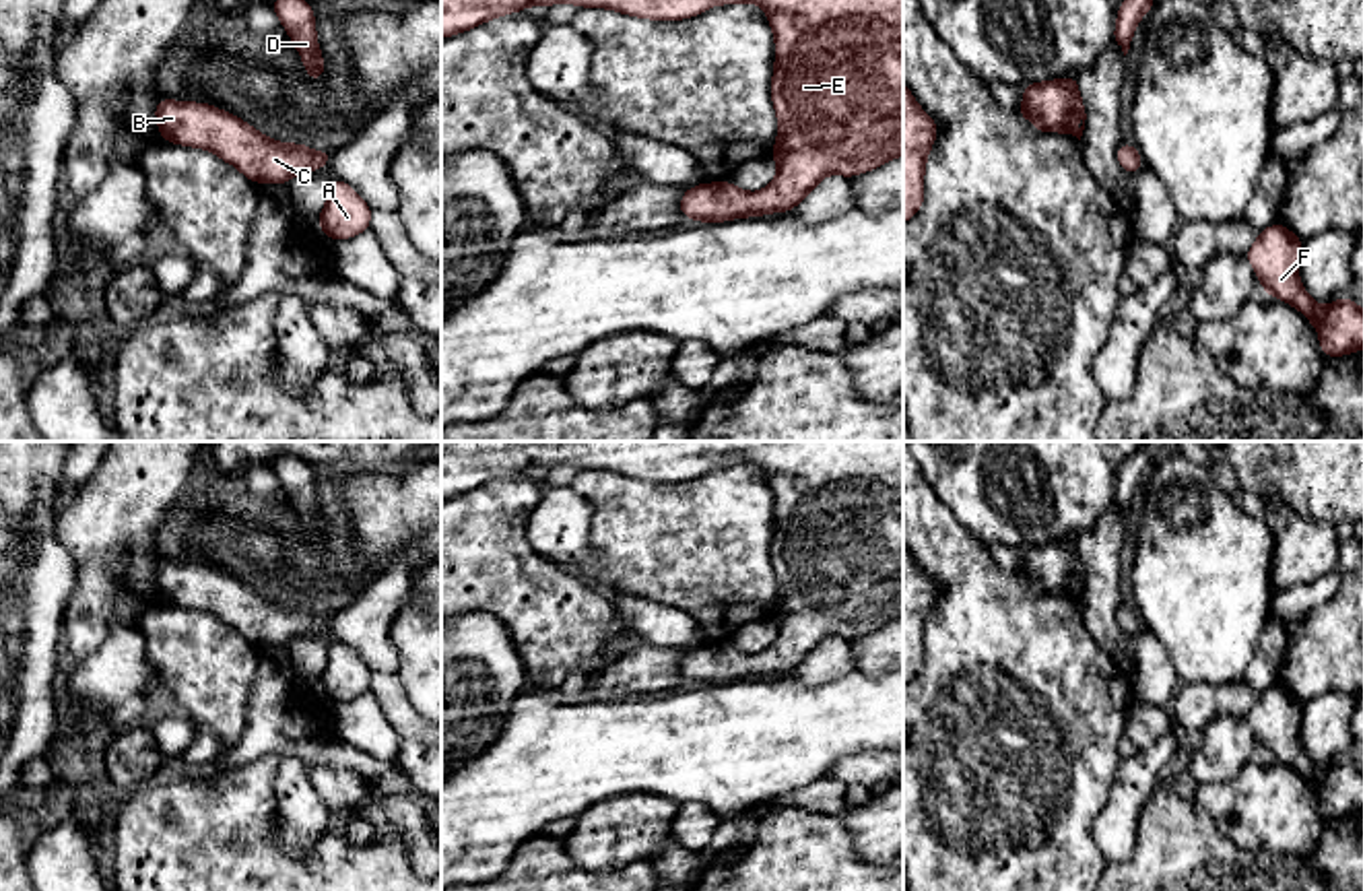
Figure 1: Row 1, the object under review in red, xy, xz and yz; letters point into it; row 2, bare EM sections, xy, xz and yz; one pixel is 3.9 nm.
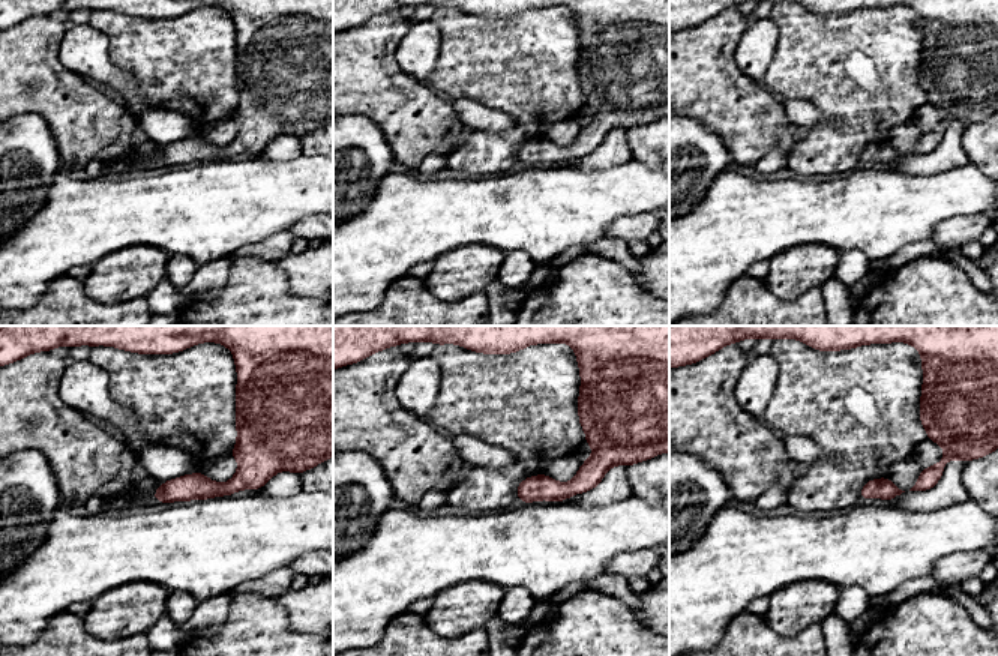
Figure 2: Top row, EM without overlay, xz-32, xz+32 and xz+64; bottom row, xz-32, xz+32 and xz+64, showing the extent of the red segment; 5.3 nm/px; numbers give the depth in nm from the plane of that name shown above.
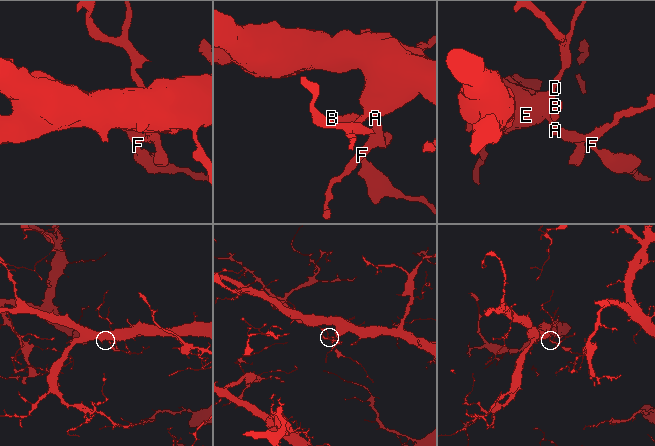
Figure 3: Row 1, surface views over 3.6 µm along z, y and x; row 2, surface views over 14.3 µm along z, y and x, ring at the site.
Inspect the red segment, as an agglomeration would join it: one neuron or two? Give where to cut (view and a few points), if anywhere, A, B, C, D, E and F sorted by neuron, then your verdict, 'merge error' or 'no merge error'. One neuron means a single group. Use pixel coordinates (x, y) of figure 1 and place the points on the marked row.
cut none; groups A B C D E F; no merge error

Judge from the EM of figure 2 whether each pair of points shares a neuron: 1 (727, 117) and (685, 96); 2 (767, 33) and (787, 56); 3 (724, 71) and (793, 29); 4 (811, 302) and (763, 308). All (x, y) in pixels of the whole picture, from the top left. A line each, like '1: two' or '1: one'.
1: one
2: two
3: two
4: one

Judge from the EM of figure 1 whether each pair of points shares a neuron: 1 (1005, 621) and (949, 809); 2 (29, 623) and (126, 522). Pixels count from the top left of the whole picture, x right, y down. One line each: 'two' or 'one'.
1: one
2: two

